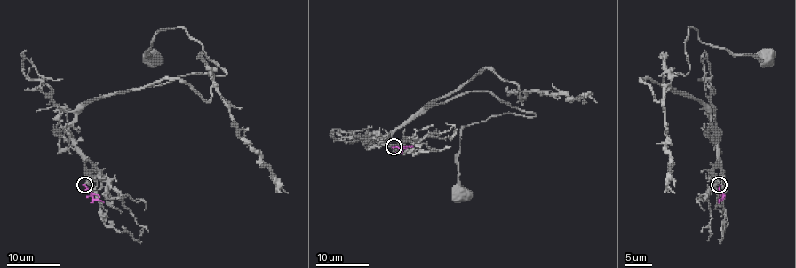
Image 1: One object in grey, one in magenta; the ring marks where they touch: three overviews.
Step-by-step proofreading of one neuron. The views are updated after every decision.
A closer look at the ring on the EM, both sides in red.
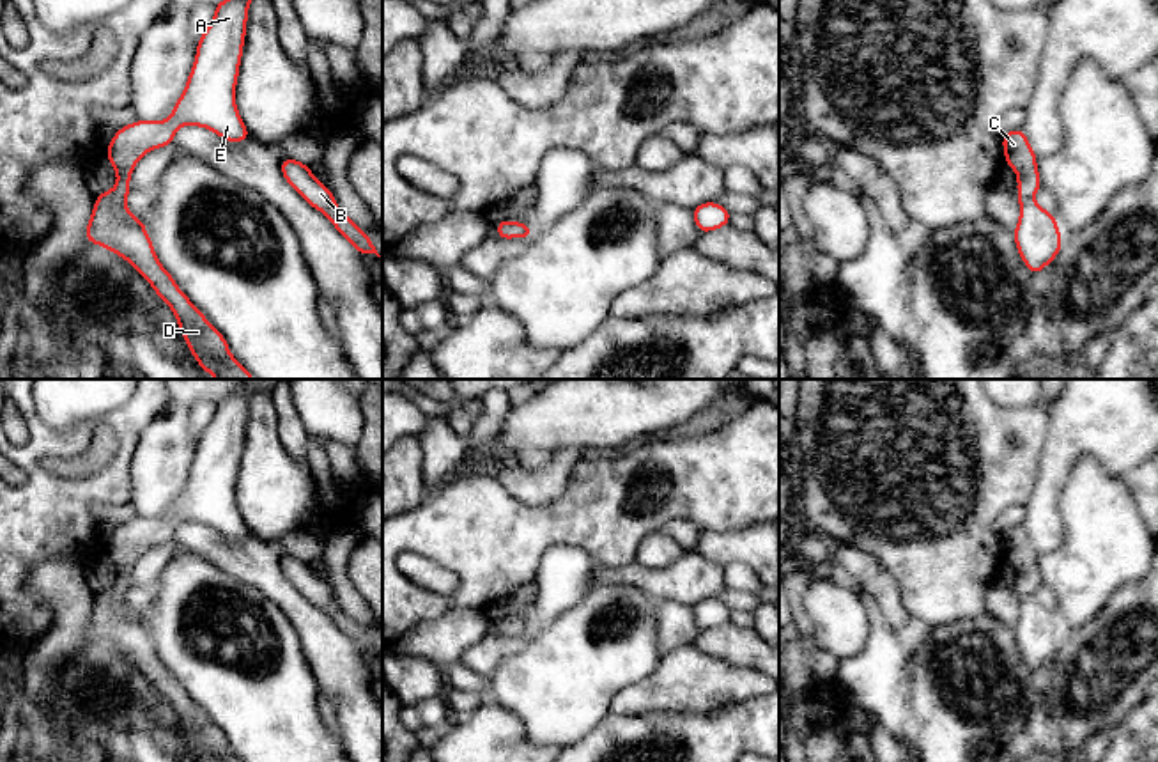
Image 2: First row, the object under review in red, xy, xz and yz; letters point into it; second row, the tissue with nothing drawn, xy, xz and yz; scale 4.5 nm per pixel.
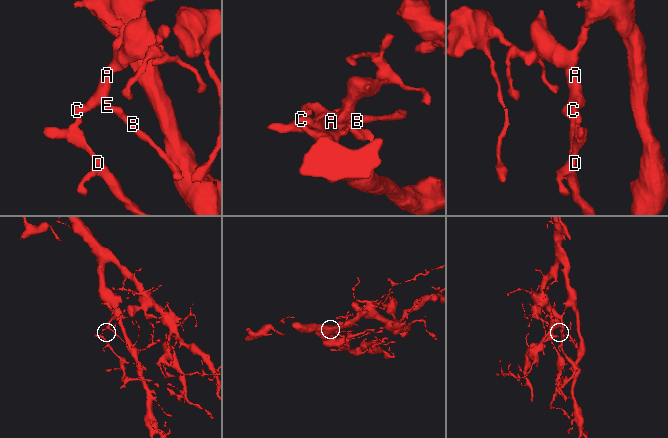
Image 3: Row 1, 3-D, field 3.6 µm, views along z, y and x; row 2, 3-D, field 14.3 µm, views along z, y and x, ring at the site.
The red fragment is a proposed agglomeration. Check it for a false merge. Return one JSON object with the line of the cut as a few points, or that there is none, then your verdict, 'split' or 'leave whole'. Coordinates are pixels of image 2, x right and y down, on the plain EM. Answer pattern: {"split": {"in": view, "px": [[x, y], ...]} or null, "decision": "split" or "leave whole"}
{"split": null, "decision": "leave whole"}

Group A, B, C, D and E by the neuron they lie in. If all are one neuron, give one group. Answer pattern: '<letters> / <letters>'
A B C D E

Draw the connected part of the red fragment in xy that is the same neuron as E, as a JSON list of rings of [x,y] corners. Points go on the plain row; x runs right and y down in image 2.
[[[243,379],[230,395],[216,399],[209,425],[198,434],[195,461],[186,486],[168,517],[136,517],[120,525],[104,553],[117,567],[113,587],[96,594],[85,638],[119,650],[143,672],[158,693],[174,707],[181,732],[198,762],[241,762],[228,748],[223,732],[188,696],[172,672],[159,661],[152,638],[140,615],[126,606],[129,571],[152,546],[174,540],[179,523],[200,523],[227,539],[251,535],[241,517],[234,487],[239,473],[250,395],[273,392],[283,379]]]

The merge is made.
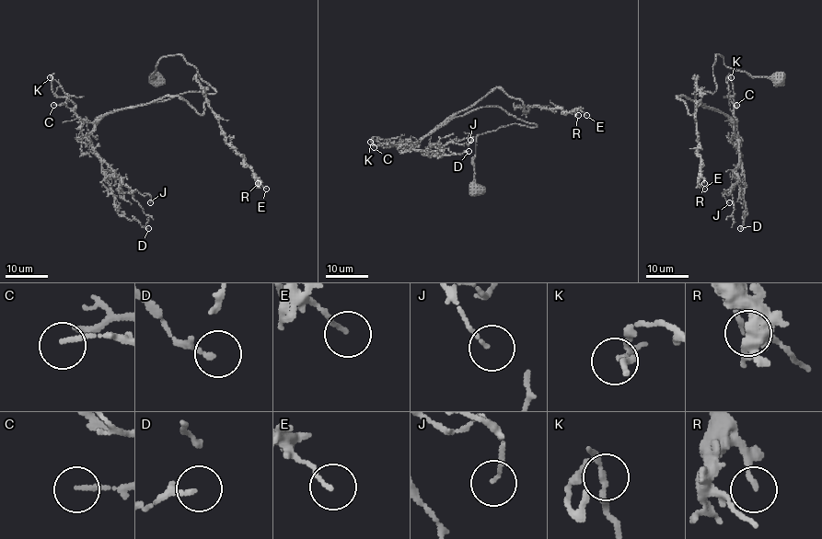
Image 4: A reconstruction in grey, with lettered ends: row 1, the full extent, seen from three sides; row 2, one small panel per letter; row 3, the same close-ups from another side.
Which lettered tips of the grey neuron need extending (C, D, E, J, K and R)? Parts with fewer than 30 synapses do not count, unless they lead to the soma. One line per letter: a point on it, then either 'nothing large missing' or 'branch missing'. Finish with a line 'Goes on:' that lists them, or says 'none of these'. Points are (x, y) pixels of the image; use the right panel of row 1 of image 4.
C: (736, 105) | nothing large missing
D: (740, 228) | nothing large missing
E: (704, 189) | nothing large missing
J: (729, 202) | nothing large missing
K: (731, 77) | nothing large missing
R: (704, 183) | nothing large missing
Goes on: none of these

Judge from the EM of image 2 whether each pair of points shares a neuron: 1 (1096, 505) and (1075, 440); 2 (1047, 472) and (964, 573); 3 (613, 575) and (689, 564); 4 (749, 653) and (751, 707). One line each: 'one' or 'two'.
1: two
2: two
3: one
4: two

